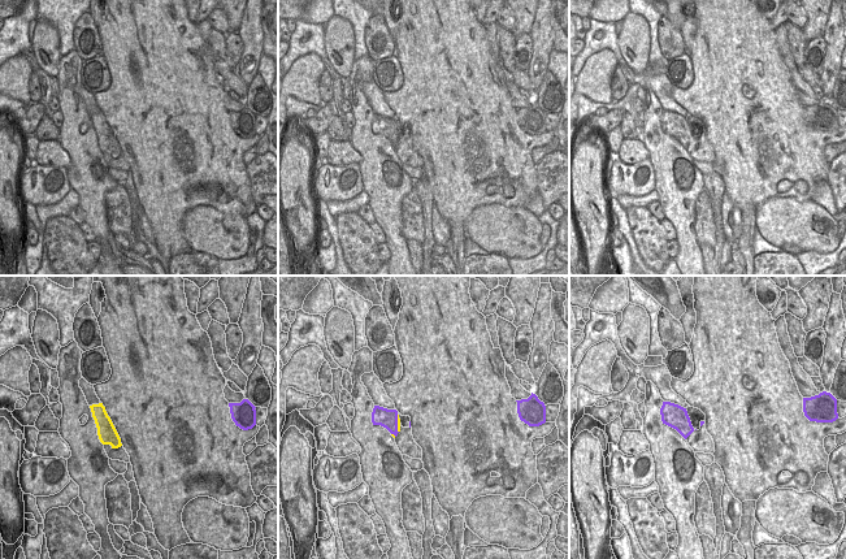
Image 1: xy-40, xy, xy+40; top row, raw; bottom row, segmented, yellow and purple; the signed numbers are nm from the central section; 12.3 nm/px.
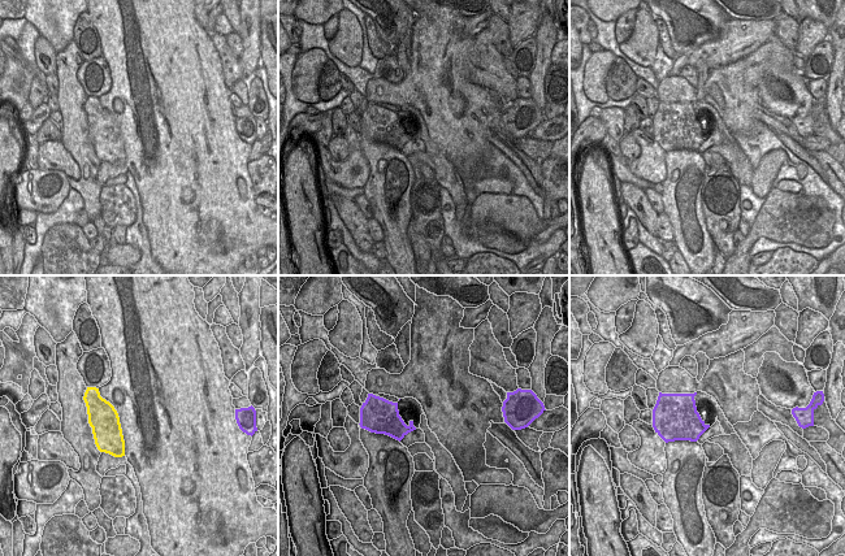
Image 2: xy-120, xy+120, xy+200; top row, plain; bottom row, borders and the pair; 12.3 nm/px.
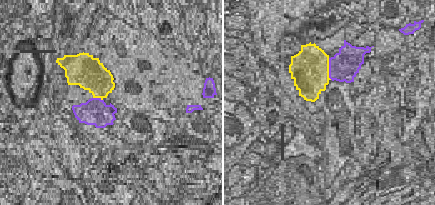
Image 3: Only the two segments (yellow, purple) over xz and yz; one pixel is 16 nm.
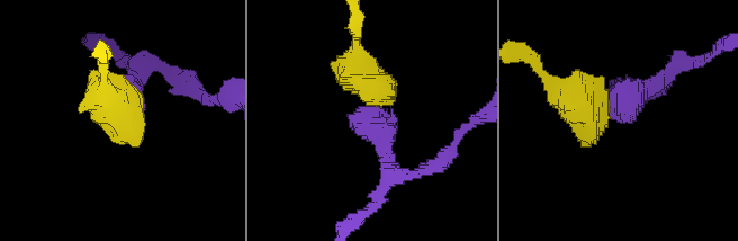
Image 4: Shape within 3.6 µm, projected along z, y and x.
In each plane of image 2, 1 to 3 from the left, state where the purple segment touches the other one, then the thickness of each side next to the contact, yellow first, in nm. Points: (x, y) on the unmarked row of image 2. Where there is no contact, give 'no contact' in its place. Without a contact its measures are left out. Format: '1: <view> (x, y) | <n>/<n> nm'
1: no contact
2: no contact
3: no contact

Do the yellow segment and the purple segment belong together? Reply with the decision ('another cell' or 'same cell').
another cell

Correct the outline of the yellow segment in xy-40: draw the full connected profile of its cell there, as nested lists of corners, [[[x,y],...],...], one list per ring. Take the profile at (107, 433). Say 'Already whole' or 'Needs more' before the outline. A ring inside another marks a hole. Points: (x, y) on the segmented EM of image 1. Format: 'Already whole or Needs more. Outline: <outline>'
Already whole. Outline: [[[103,403],[90,406],[92,417],[97,428],[97,436],[103,445],[110,445],[112,448],[118,448],[122,446],[121,438],[108,416]]]

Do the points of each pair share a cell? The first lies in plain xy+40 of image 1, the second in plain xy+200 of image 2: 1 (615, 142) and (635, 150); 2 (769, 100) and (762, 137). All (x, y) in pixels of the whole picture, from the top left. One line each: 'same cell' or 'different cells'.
1: different cells
2: different cells

